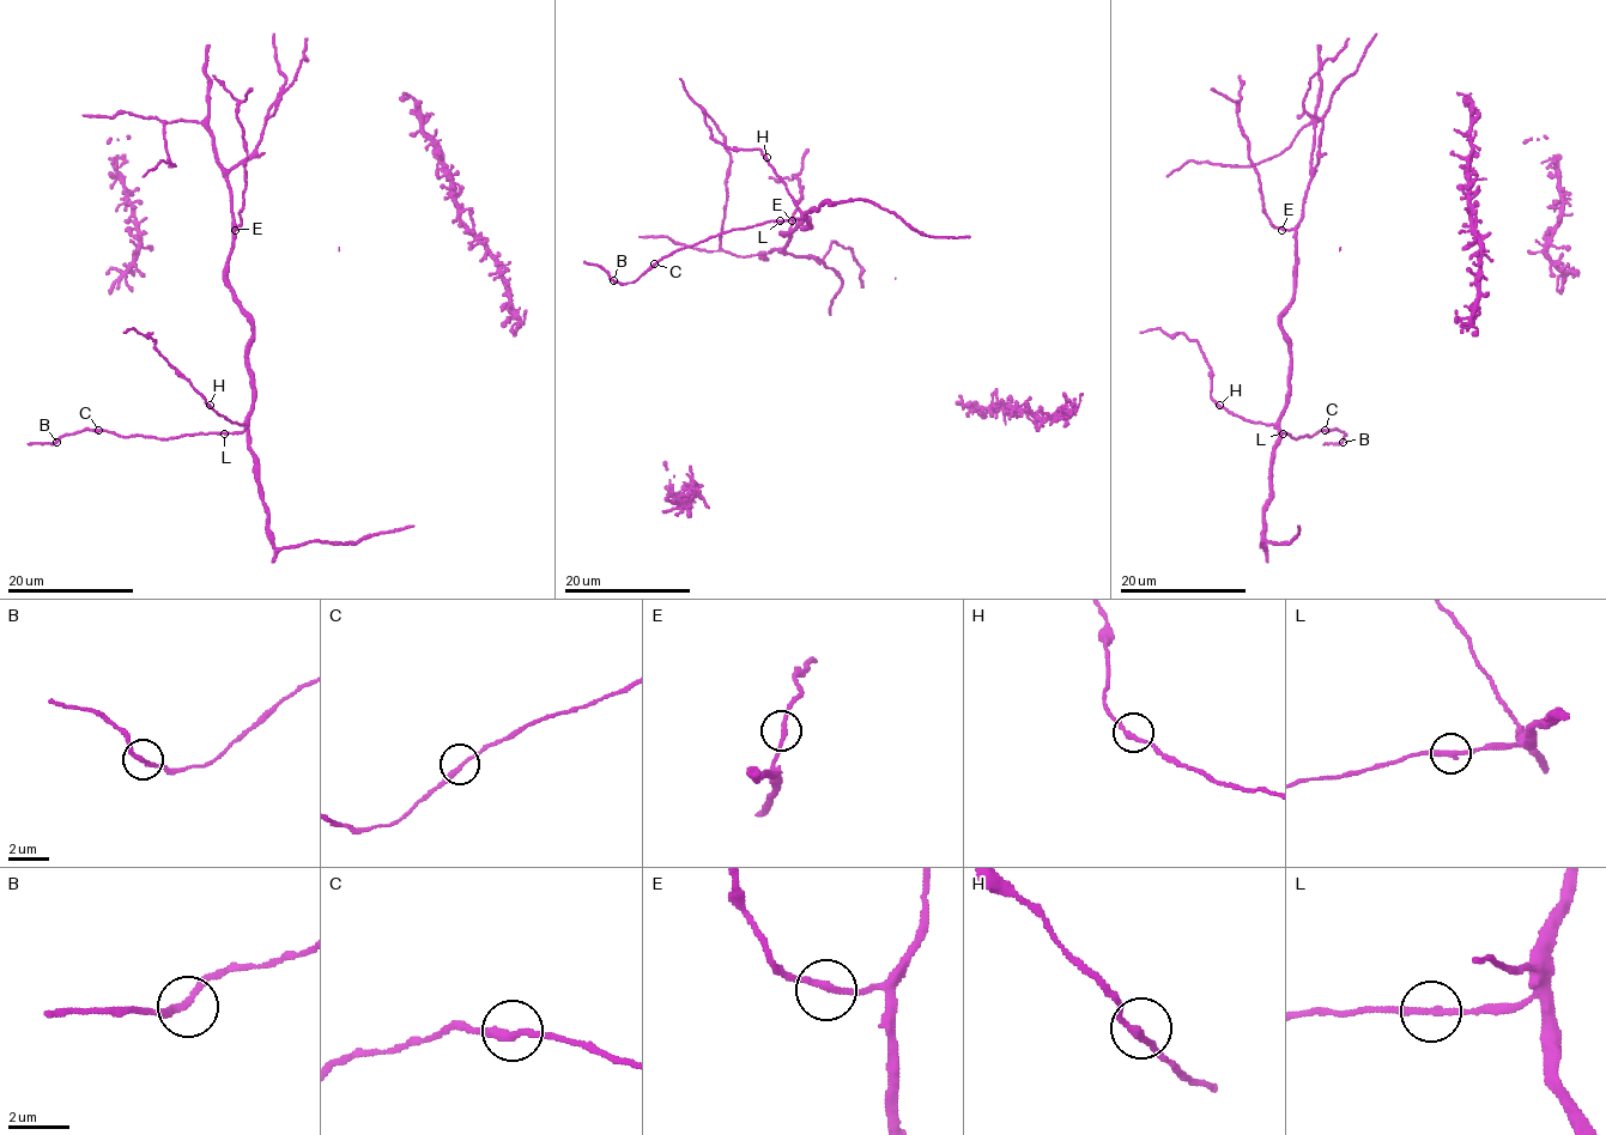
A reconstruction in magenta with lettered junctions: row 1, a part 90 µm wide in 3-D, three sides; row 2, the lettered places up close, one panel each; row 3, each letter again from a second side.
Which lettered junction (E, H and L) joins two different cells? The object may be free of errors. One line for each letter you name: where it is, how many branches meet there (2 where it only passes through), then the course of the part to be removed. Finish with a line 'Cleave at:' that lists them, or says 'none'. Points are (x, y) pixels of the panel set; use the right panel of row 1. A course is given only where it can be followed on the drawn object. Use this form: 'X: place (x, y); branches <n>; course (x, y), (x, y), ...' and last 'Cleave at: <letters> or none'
Cleave at: none

